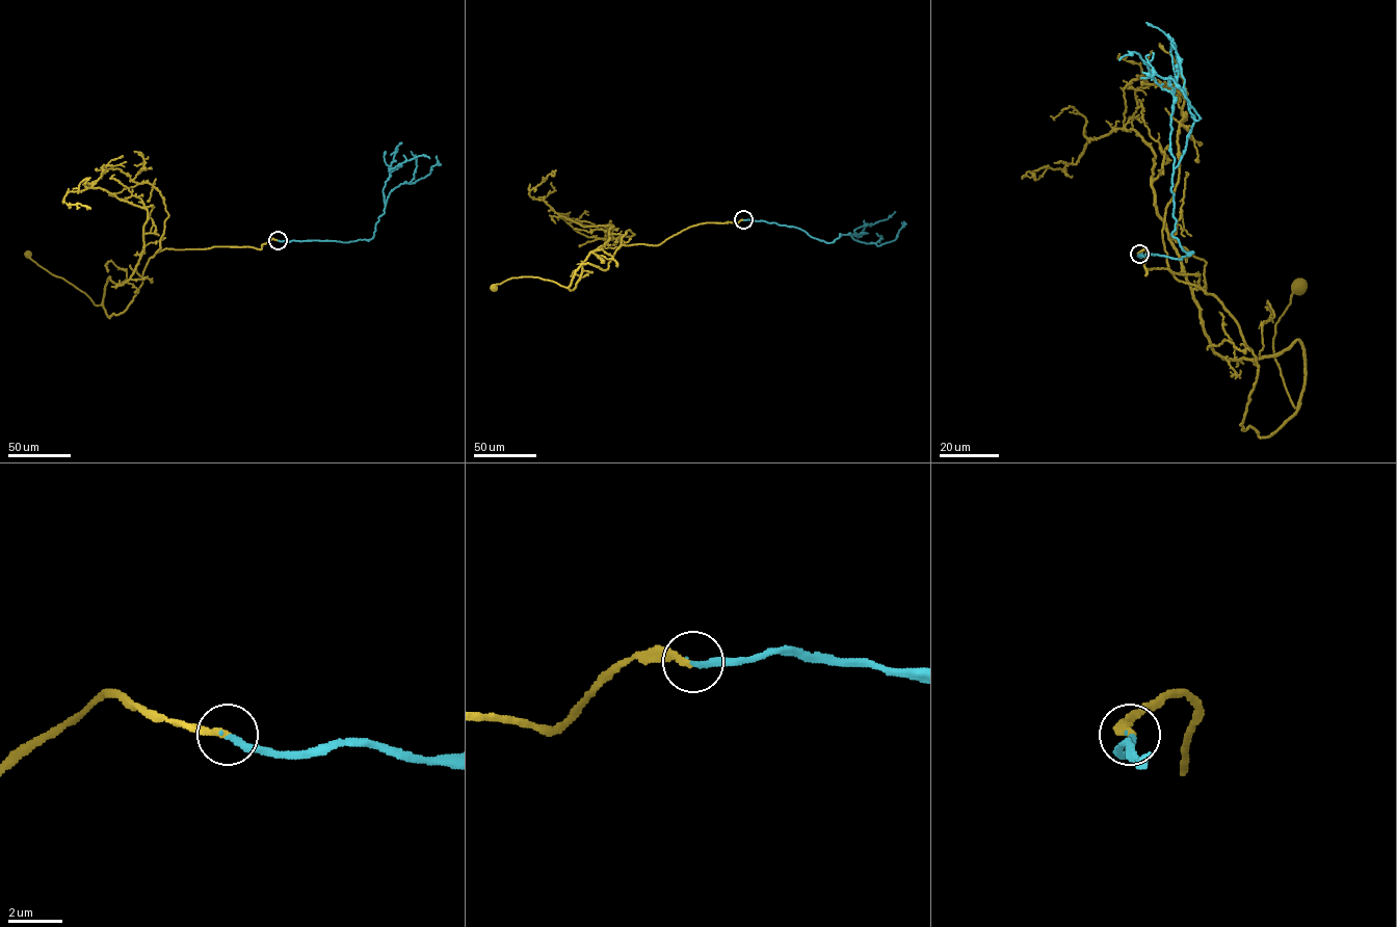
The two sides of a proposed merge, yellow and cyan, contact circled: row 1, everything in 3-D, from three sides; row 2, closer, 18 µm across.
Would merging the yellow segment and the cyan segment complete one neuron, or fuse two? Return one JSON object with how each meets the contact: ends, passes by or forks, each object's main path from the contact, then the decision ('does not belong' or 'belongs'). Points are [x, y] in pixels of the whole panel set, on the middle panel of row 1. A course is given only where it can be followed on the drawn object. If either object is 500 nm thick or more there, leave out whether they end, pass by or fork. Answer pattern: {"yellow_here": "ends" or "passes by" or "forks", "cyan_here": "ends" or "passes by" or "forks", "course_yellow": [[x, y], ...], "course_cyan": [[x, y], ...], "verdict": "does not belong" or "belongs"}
{"yellow_here": "ends", "cyan_here": "ends", "course_yellow": [[744, 220], [700, 223], [656, 245], [622, 245], [607, 269], [582, 263], [568, 287], [527, 276], [495, 287]], "course_cyan": [[744, 220], [793, 227], [828, 243], [840, 234], [849, 234], [853, 239], [878, 246], [895, 239], [902, 223]], "verdict": "belongs"}

